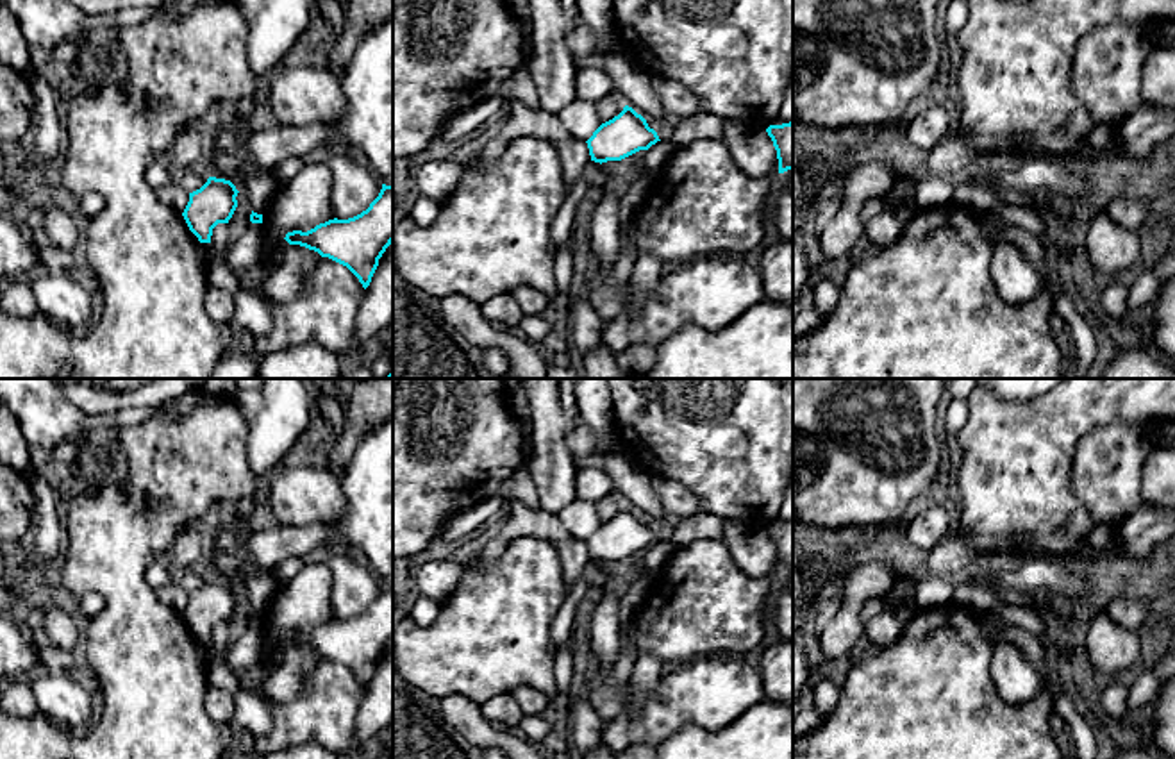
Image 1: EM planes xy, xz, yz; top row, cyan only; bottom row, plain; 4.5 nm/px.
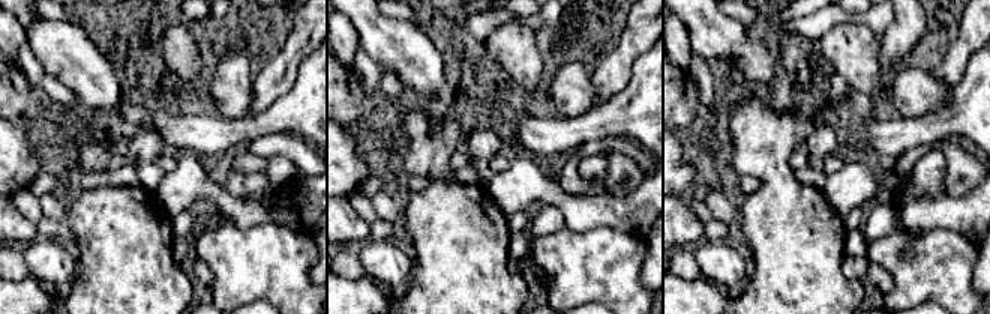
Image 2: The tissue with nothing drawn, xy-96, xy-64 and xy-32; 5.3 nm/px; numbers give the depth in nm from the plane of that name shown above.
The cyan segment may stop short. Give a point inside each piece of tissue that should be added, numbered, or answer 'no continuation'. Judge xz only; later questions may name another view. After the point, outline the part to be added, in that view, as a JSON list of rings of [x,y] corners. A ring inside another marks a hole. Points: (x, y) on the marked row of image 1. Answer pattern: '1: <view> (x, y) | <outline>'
no continuation

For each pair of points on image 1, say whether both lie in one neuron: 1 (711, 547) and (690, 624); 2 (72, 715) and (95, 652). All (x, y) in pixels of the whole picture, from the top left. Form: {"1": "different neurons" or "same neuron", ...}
{"1": "same neuron", "2": "different neurons"}

